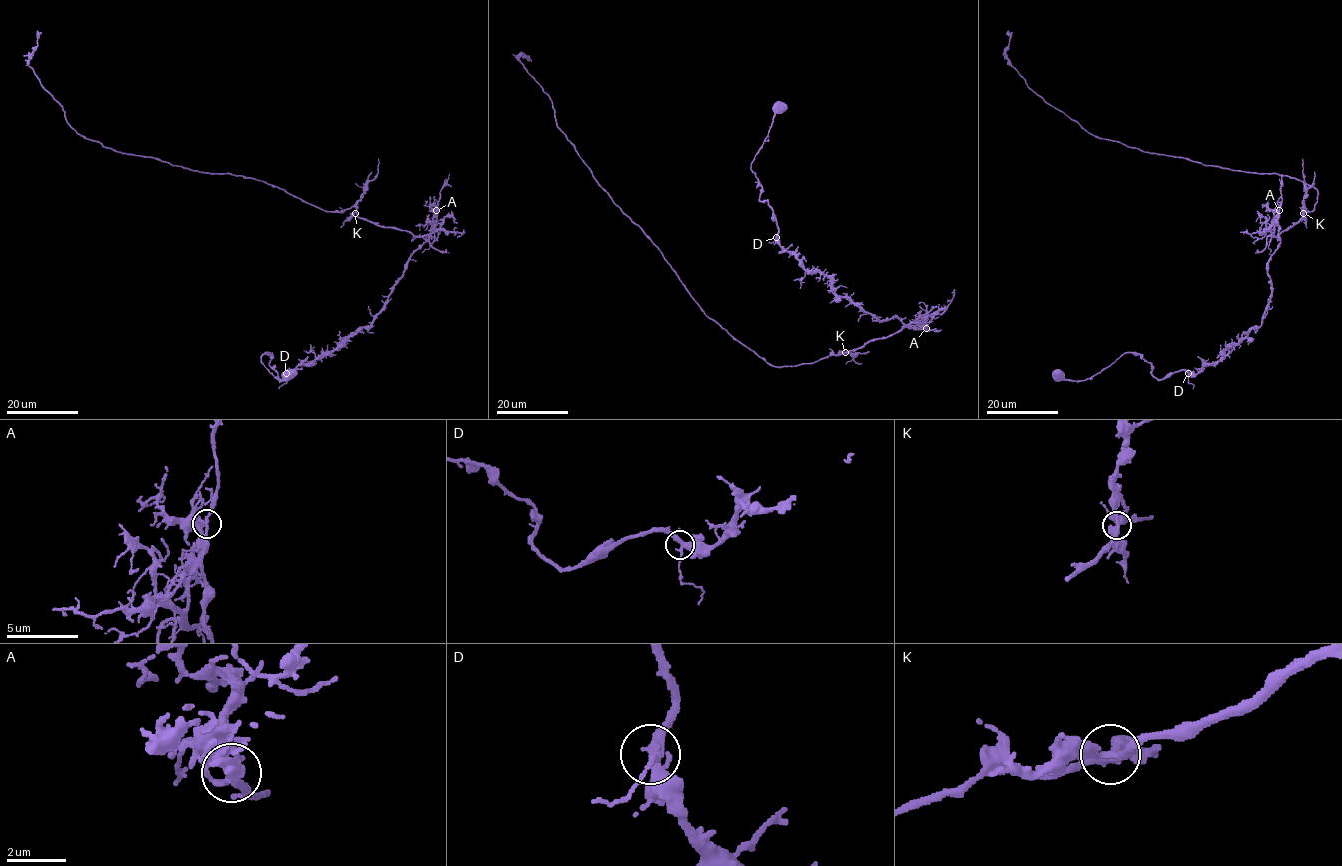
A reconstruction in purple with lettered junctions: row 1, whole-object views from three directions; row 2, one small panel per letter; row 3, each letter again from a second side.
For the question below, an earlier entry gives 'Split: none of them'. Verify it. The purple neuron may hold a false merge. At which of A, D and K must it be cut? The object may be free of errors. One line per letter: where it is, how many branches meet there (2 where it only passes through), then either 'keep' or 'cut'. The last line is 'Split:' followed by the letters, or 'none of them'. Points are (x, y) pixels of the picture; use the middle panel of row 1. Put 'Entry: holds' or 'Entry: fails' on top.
Entry: fails
A: place (926, 328); branches 3; cut
D: place (776, 237); branches 3; keep
K: place (845, 352); branches 3; keep
Split: A

